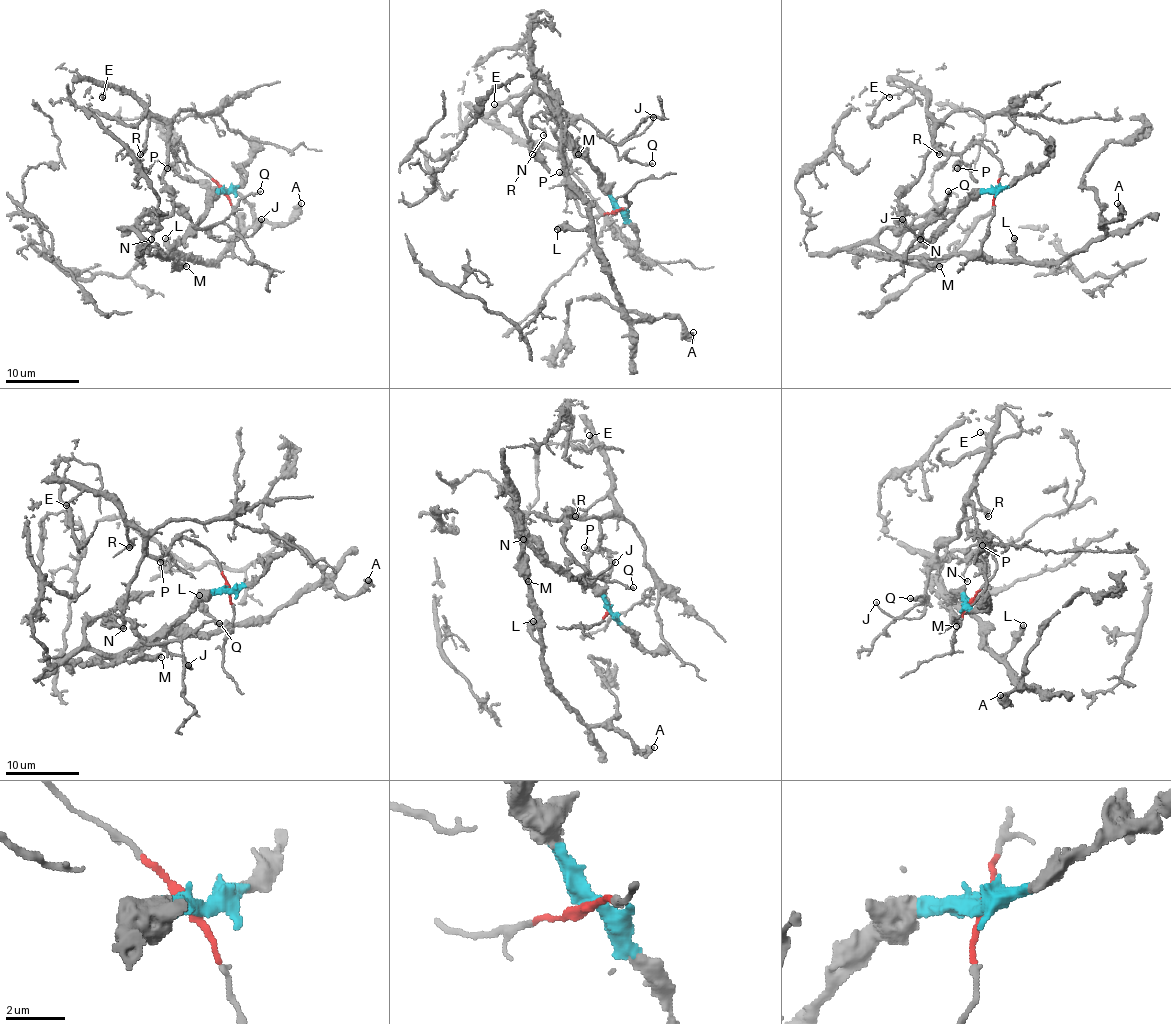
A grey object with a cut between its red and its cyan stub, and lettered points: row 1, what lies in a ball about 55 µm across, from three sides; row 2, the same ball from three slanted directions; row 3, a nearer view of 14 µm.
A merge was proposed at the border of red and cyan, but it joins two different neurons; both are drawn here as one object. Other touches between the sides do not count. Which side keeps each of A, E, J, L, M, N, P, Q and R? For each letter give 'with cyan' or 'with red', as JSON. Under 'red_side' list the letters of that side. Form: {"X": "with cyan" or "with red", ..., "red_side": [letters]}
{"A": "with cyan", "E": "with red", "J": "with red", "L": "with cyan", "M": "with cyan", "N": "with red", "P": "with red", "Q": "with red", "R": "with red", "red_side": ["E", "J", "N", "P", "Q", "R"]}

